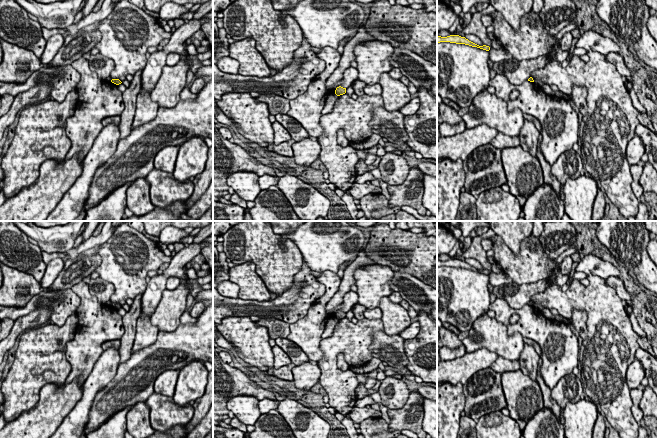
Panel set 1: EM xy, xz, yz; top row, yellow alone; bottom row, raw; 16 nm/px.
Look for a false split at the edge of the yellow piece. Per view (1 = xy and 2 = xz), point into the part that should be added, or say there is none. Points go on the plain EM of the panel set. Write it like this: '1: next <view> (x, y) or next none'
1: next none
2: next none

